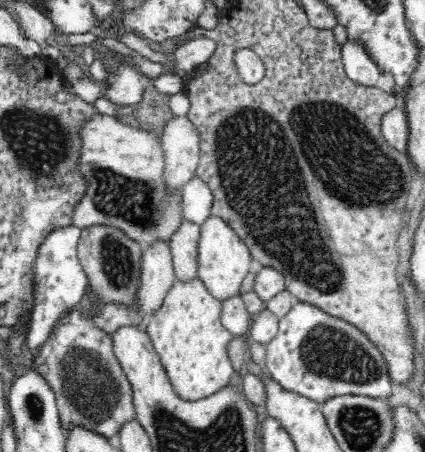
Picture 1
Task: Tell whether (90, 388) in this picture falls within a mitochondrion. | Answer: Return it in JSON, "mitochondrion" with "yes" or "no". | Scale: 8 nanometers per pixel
{"mitochondrion":"yes"}

